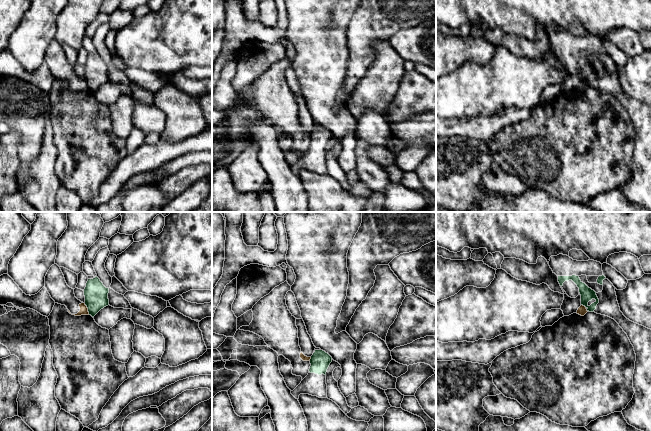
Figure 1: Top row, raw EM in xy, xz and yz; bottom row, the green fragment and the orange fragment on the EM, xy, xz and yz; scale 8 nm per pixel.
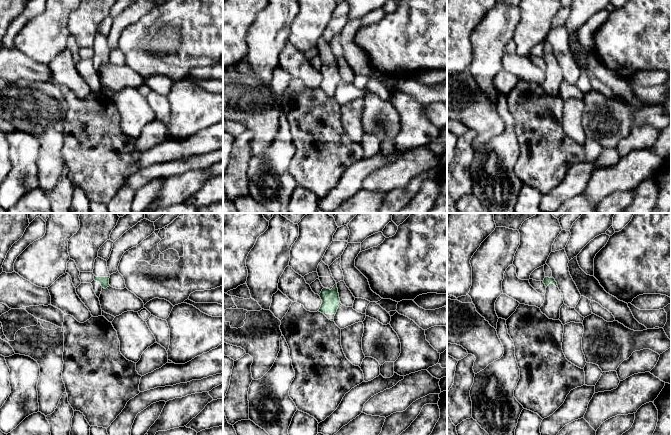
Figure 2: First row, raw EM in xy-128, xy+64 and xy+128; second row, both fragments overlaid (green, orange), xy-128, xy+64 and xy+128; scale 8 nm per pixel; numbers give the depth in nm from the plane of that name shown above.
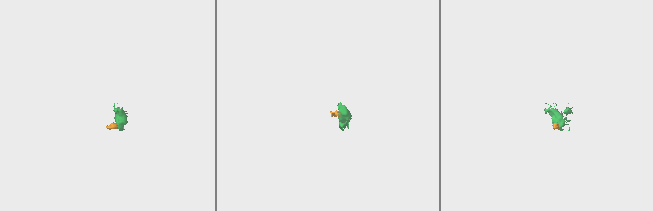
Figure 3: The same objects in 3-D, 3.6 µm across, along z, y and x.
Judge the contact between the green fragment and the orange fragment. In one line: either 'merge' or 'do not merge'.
do not merge

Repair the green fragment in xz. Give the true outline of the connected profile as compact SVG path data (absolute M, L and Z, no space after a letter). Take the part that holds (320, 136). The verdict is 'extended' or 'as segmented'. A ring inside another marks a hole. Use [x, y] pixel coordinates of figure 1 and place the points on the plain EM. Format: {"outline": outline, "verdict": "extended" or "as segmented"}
{"outline": "M315 126L310 135L308 151L291 167L299 175L300 170L309 170L319 174L327 174L326 148L332 138L332 133L323 126Z", "verdict": "extended"}

